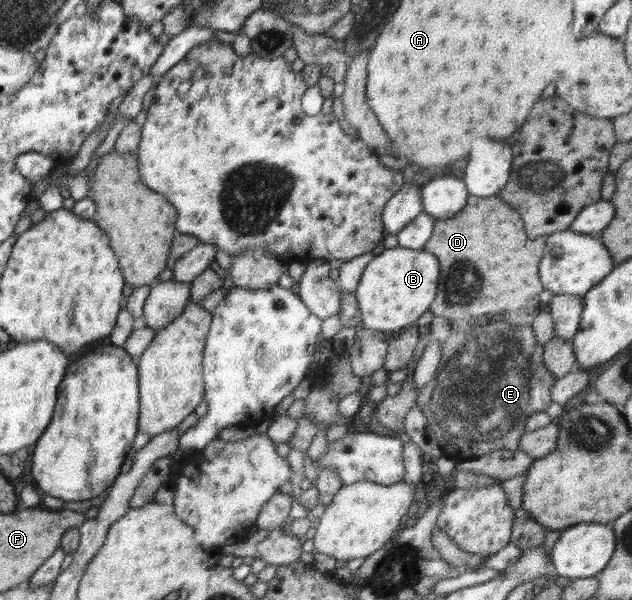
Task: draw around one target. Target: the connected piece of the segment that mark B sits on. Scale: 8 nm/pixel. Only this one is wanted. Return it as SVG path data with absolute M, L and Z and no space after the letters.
M399 245L384 249L382 253L374 256L366 265L354 292L363 328L378 332L398 331L416 322L435 299L438 274L438 258L424 249L409 249Z

